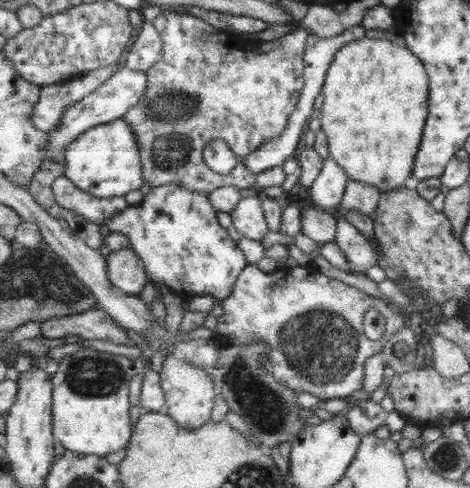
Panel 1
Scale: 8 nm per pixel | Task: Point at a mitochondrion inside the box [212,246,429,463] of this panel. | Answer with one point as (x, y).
(322, 344)

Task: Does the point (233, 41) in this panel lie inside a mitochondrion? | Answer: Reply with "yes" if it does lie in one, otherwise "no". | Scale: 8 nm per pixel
no

